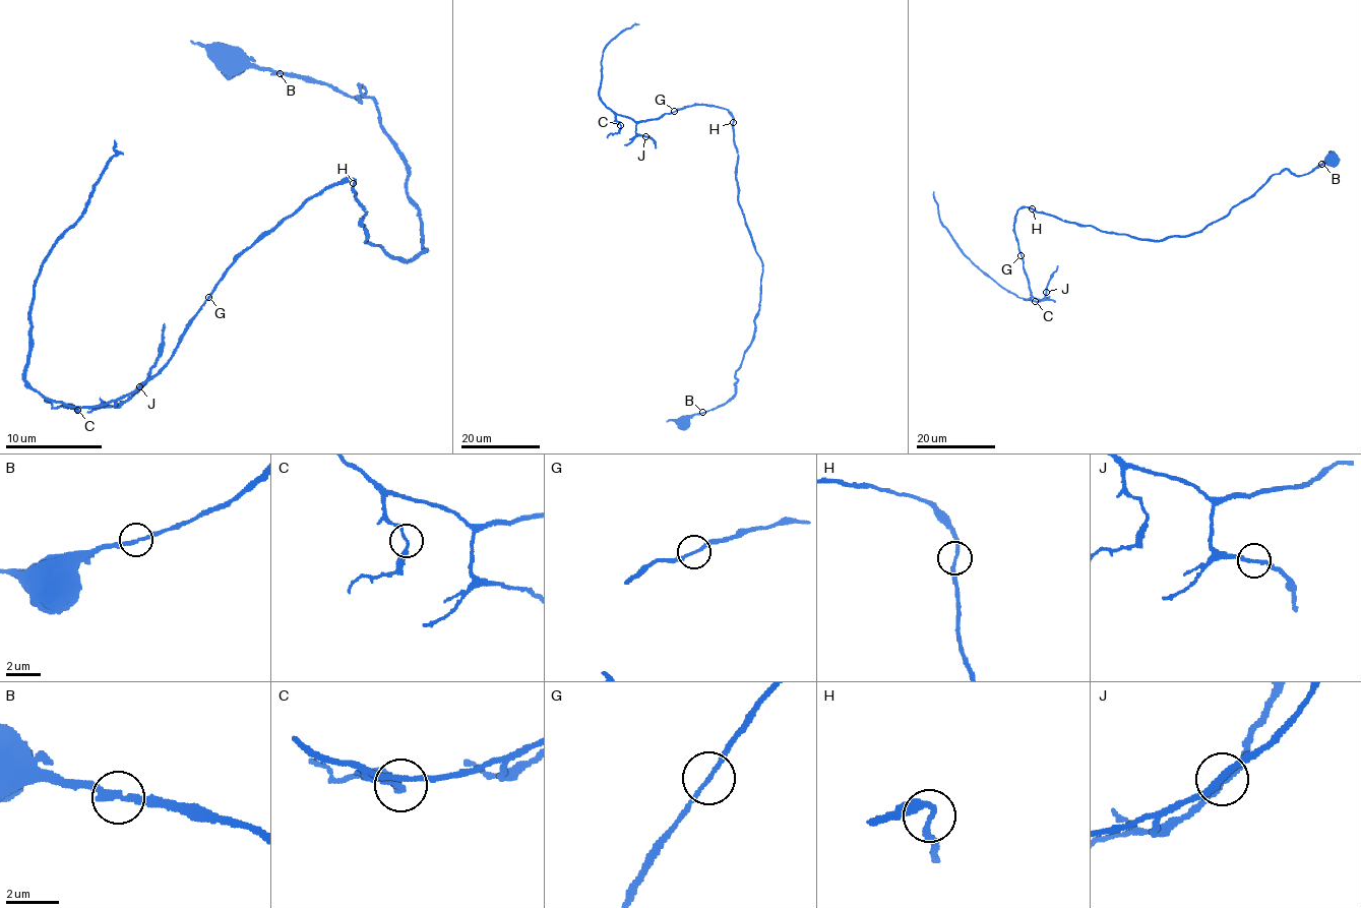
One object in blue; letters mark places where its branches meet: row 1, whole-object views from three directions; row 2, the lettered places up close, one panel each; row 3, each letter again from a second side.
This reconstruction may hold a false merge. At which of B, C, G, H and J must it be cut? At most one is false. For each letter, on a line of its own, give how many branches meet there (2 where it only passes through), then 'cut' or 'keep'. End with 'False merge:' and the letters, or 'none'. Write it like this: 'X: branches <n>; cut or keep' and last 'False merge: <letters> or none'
B: branches 2; keep
C: branches 2; keep
G: branches 2; keep
H: branches 2; keep
J: branches 2; keep
False merge: none

